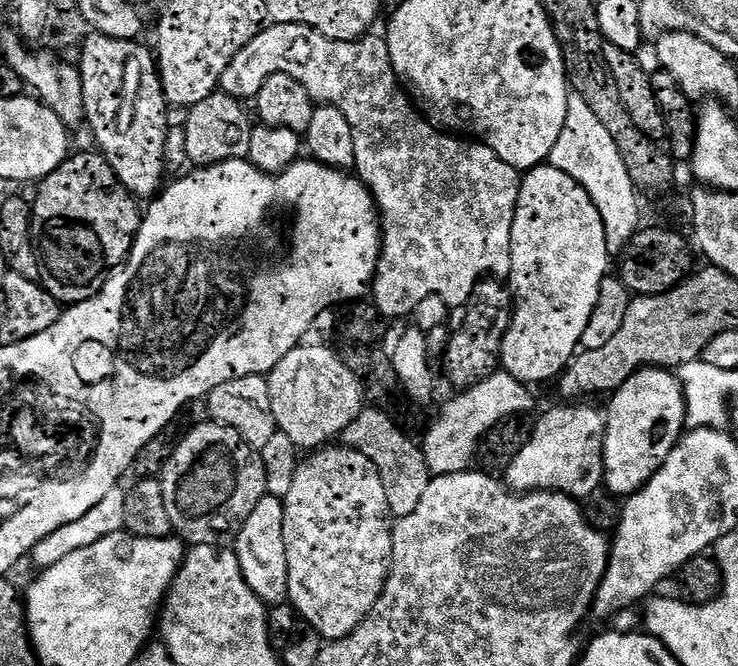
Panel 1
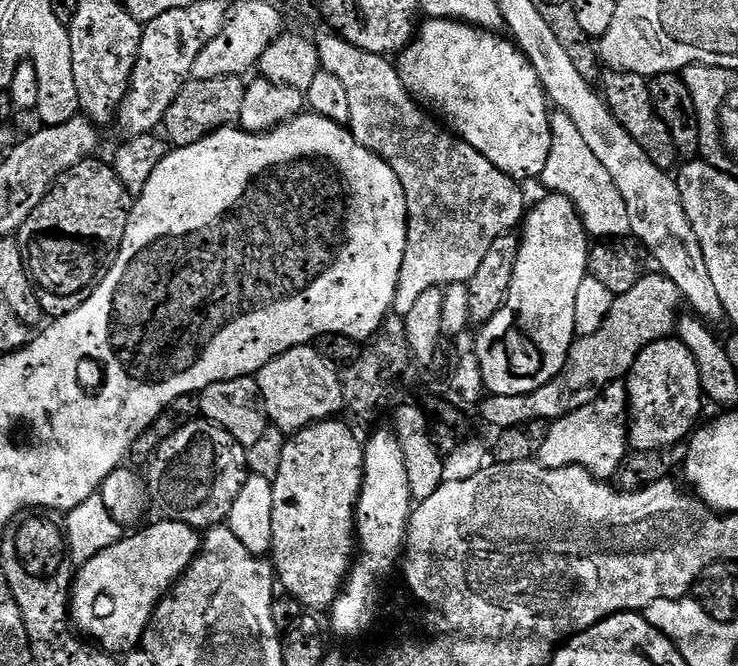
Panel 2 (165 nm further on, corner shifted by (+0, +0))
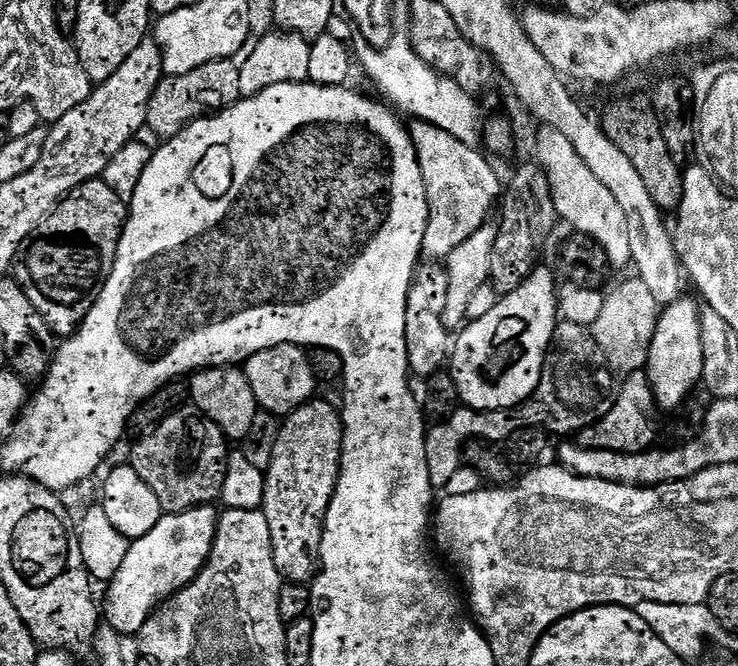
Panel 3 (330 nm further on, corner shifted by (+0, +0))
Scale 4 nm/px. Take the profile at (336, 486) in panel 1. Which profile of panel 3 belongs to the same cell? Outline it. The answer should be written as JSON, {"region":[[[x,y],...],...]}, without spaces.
{"region":[[[313,398],[308,403],[302,405],[298,410],[294,410],[289,416],[283,417],[278,434],[278,442],[274,446],[274,458],[270,462],[268,471],[264,477],[264,502],[262,510],[266,514],[266,522],[270,522],[270,542],[274,546],[274,562],[278,566],[281,577],[285,581],[293,584],[308,584],[315,577],[320,562],[320,547],[322,546],[322,534],[324,533],[324,519],[328,513],[328,507],[332,501],[332,495],[336,489],[336,483],[340,477],[340,459],[342,458],[342,442],[344,441],[344,421],[341,413],[332,404],[327,404],[321,398]]]}

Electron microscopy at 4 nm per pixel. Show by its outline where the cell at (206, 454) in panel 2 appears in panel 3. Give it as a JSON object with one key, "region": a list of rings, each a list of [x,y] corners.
{"region":[[[185,406],[178,412],[171,412],[152,432],[141,435],[132,448],[130,465],[137,471],[150,490],[154,492],[164,514],[188,512],[191,508],[202,508],[217,503],[222,494],[222,482],[226,482],[226,466],[230,441],[214,422],[210,422],[195,407]]]}

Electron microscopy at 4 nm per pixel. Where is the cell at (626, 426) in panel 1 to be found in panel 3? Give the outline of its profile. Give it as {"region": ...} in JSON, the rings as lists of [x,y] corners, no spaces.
{"region":[[[689,298],[675,300],[657,315],[654,338],[650,342],[650,354],[646,371],[657,409],[675,413],[685,407],[688,395],[702,381],[702,322],[701,305]]]}

